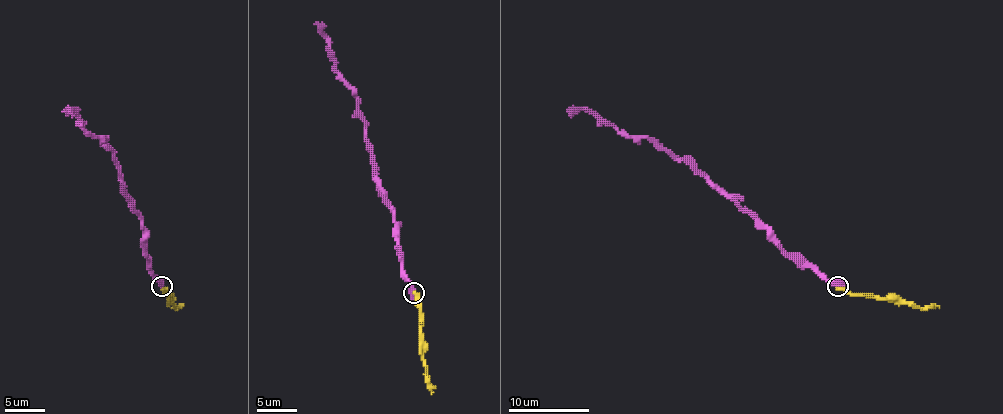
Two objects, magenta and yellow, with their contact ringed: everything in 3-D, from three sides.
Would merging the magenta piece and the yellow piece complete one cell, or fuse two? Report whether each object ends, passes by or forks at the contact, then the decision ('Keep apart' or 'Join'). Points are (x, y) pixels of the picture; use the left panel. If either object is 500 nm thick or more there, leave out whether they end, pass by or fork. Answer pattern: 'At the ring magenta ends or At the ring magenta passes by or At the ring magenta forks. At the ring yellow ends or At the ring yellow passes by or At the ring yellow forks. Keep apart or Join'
Keep apart

